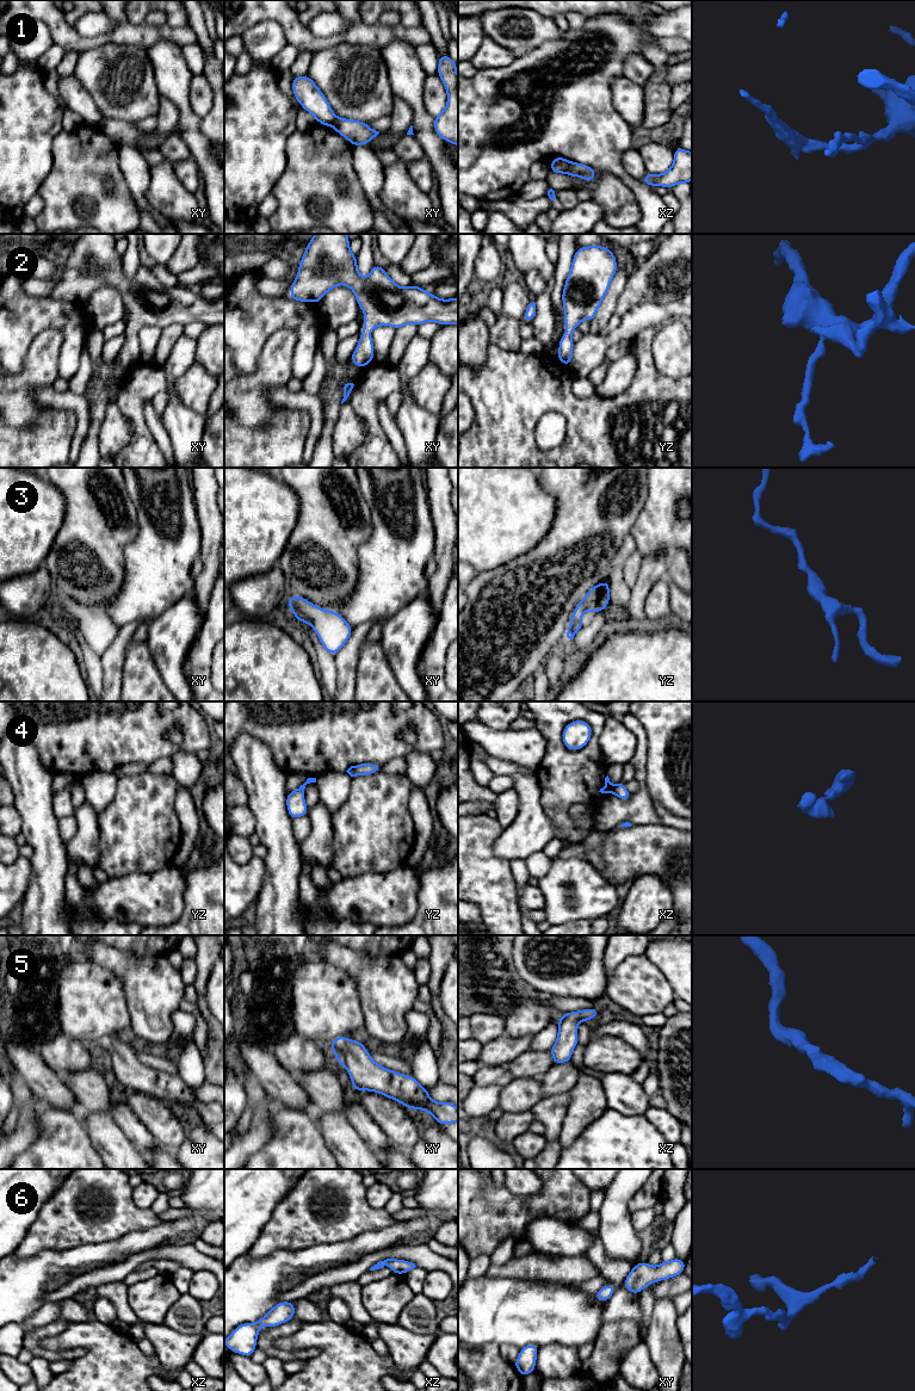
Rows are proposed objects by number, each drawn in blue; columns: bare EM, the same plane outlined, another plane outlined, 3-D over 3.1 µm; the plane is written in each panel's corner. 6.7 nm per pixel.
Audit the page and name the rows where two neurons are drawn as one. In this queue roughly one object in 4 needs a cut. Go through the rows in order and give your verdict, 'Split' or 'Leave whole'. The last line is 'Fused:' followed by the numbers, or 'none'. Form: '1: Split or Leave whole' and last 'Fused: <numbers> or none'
1: Split
2: Leave whole
3: Leave whole
4: Split
5: Leave whole
6: Leave whole
Fused: 1, 4

